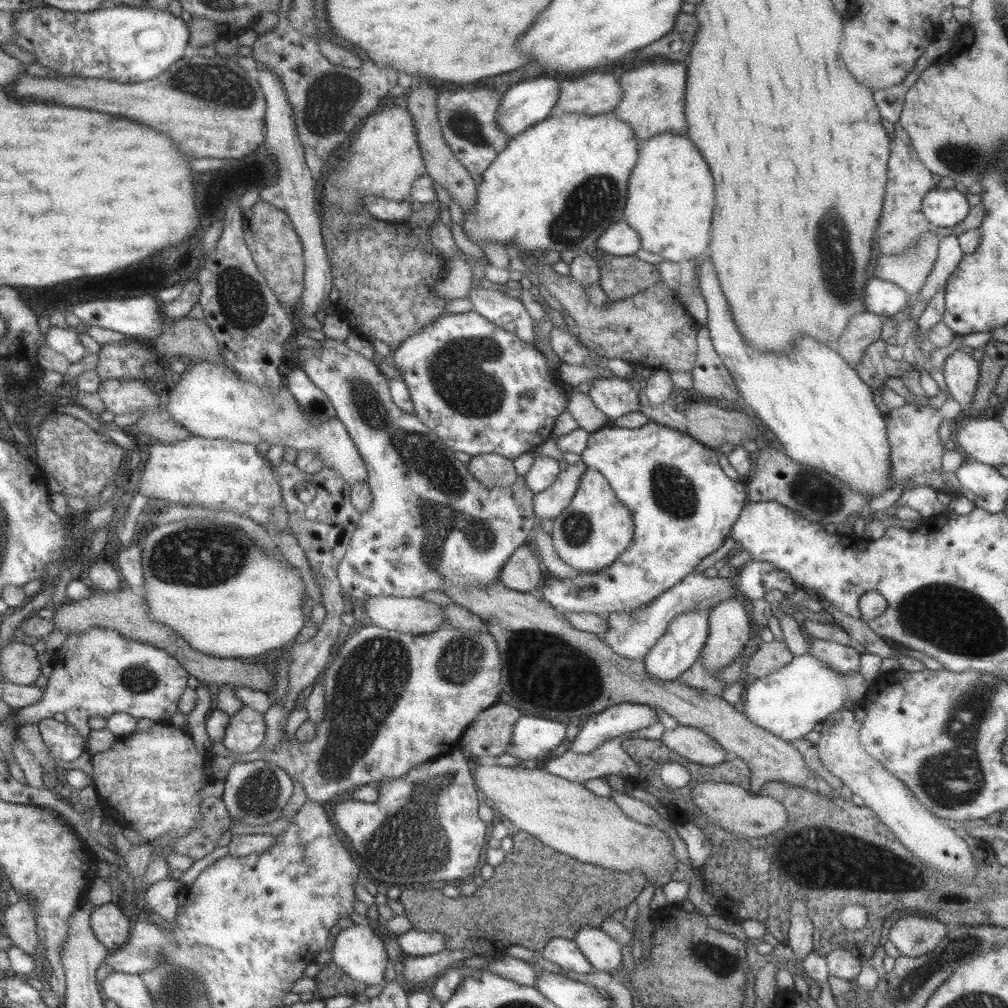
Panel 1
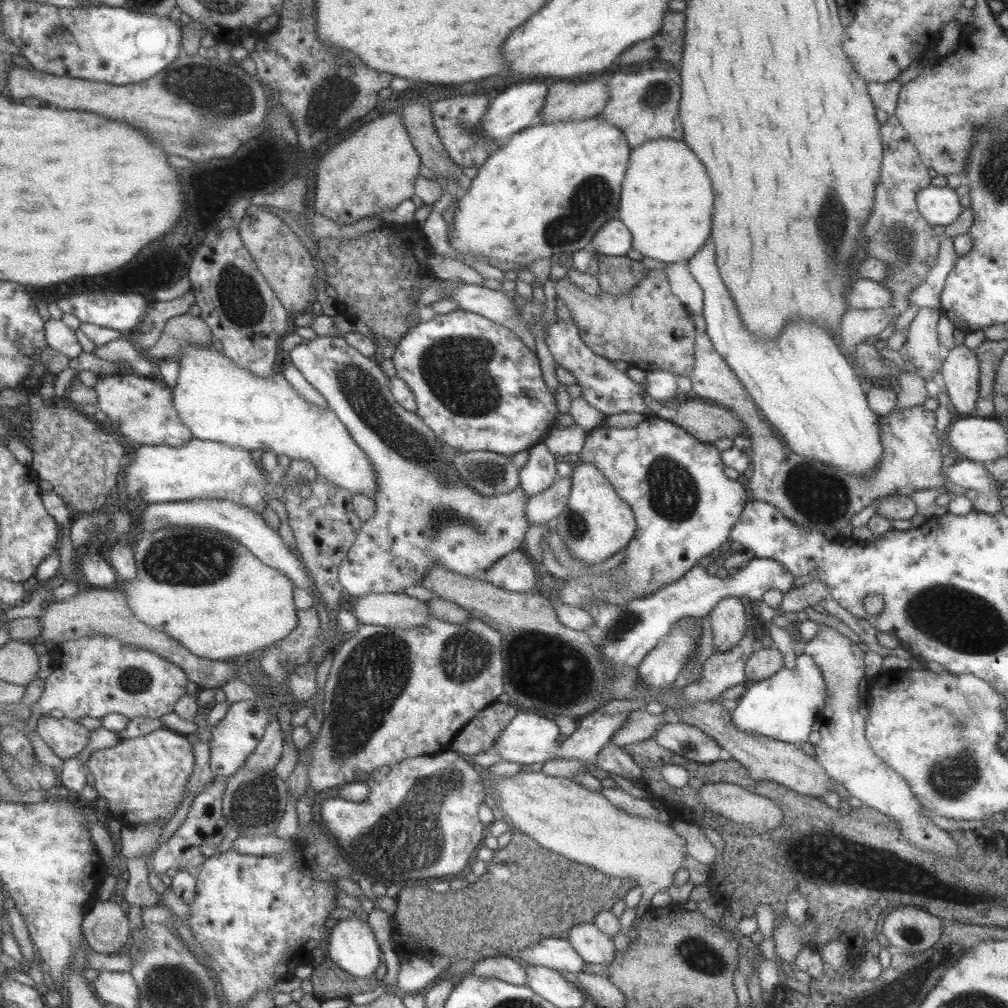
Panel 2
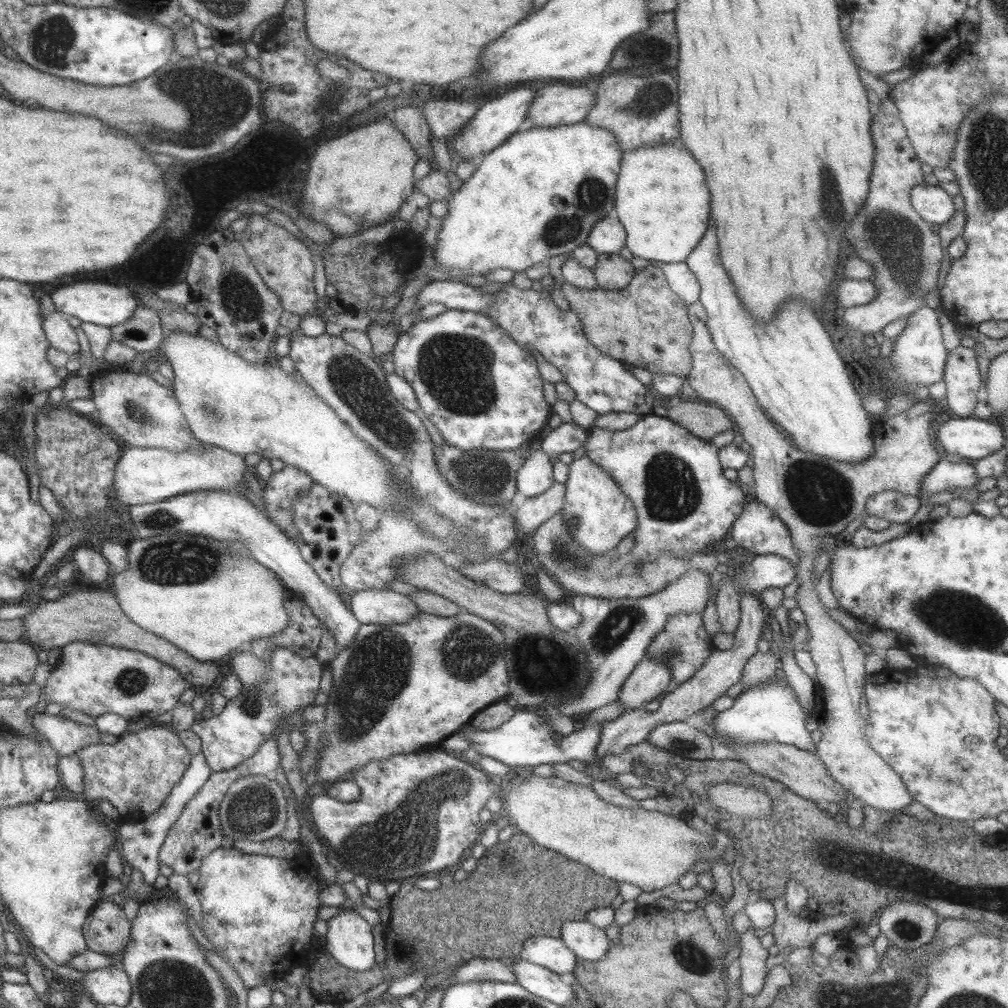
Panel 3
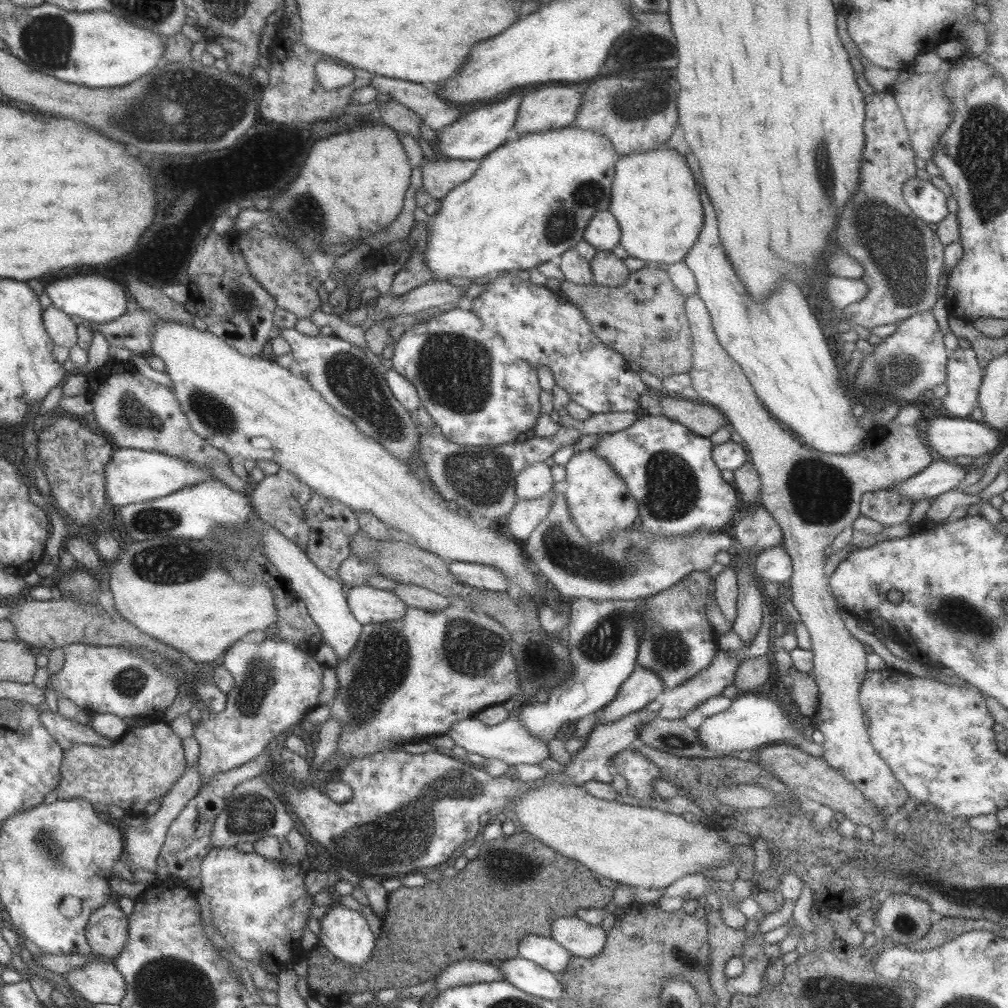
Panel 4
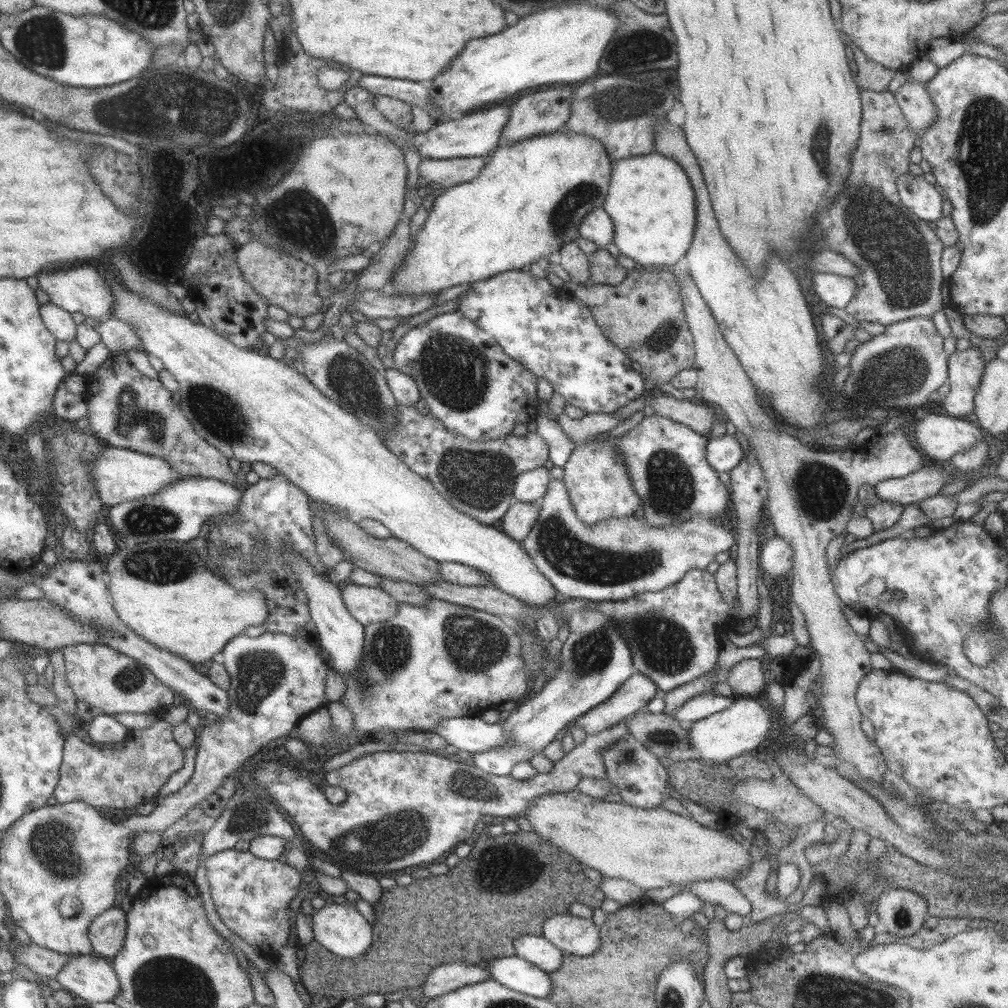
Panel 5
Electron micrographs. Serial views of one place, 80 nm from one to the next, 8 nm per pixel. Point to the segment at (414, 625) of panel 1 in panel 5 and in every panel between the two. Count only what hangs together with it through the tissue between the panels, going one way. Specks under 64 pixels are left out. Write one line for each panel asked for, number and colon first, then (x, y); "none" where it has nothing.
2: (392, 610)
3: (372, 606)
4: (367, 604)
5: (366, 604)

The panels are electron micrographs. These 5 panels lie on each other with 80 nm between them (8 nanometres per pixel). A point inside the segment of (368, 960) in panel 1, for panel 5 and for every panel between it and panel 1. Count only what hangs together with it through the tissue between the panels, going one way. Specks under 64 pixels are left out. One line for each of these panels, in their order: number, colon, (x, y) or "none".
2: (351, 945)
3: (348, 939)
4: (344, 933)
5: (339, 928)

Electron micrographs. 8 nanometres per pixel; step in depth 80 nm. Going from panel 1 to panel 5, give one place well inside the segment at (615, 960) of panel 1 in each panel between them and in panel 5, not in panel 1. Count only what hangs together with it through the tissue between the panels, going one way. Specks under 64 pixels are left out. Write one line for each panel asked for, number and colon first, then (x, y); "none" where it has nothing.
2: (594, 947)
3: (587, 942)
4: (580, 938)
5: (573, 935)

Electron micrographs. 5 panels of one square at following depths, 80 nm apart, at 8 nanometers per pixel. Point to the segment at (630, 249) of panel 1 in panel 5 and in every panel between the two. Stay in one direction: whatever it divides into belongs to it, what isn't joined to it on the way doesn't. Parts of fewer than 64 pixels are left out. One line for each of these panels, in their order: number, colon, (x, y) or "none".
2: (613, 239)
3: (607, 236)
4: (602, 231)
5: (596, 226)

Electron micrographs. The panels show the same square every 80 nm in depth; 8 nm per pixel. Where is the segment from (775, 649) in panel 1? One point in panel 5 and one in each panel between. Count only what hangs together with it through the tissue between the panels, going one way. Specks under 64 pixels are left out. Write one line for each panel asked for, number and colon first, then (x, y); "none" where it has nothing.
2: (761, 663)
3: (760, 667)
4: (751, 673)
5: (745, 678)

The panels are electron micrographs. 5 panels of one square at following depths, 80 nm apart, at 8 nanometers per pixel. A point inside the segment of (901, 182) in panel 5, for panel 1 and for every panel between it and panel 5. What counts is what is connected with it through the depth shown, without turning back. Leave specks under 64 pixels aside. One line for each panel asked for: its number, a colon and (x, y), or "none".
1: (941, 207)
2: (937, 205)
3: (930, 202)
4: (928, 203)

